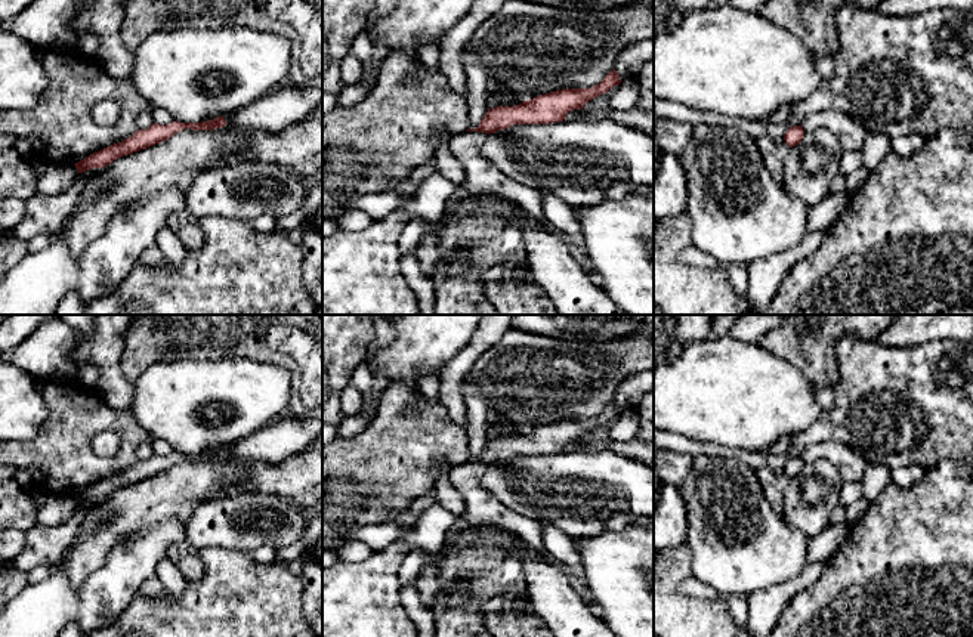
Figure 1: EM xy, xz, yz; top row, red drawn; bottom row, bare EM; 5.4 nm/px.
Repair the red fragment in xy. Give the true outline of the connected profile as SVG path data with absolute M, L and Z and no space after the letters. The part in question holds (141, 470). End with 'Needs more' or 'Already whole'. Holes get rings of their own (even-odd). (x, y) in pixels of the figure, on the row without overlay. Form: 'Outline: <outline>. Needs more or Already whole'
Outline: M216 448L214 451L201 452L201 454L179 454L173 452L170 455L157 455L154 454L145 461L136 461L130 469L123 473L106 477L98 483L90 485L84 491L75 494L77 504L83 504L90 500L102 500L111 495L114 491L146 480L155 474L170 470L174 464L191 460L191 461L211 461L219 460L226 455L223 448Z. Already whole

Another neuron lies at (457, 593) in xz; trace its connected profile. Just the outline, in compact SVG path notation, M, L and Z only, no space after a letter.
M460 579L448 590L445 600L448 604L458 604L467 597L467 593L469 587L466 581Z

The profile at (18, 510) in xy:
M15 479L0 483L0 532L6 529L28 532L38 523L37 516L38 505L30 489L22 488Z

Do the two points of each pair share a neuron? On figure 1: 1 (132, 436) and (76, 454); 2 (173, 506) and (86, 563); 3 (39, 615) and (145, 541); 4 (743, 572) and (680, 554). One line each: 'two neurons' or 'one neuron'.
1: one neuron
2: one neuron
3: one neuron
4: two neurons

